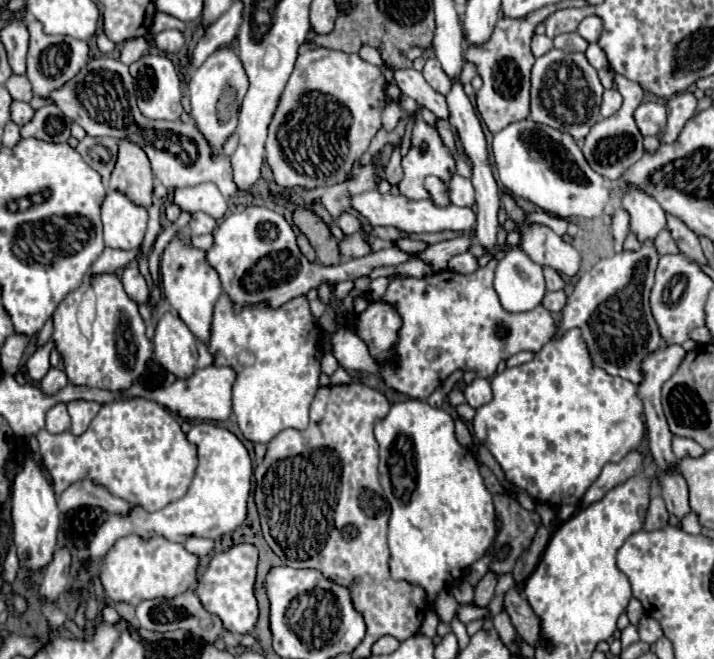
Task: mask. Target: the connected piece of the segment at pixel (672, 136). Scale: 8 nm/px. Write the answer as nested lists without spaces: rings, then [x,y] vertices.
[[[690,91],[678,93],[678,95],[674,95],[674,97],[668,99],[668,103],[666,103],[666,109],[668,109],[668,125],[666,125],[664,135],[660,137],[662,143],[674,143],[678,139],[678,135],[684,129],[686,121],[694,115],[696,103],[698,101],[696,101],[696,97]]]

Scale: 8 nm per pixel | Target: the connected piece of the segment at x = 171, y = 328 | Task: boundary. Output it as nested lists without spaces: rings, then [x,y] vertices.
[[[164,313],[156,325],[152,345],[154,357],[168,373],[176,375],[178,379],[186,379],[194,373],[198,361],[196,339],[180,317]]]

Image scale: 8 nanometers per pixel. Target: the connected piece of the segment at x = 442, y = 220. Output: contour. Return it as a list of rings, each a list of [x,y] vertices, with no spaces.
[[[372,189],[372,191],[366,191],[366,193],[360,193],[360,195],[354,195],[350,197],[350,207],[356,209],[364,219],[368,219],[368,223],[372,227],[396,227],[396,229],[402,229],[406,231],[408,235],[412,233],[434,233],[434,231],[444,231],[444,229],[452,229],[452,231],[470,231],[476,223],[476,213],[468,207],[456,207],[456,205],[448,205],[448,207],[436,207],[434,203],[430,201],[412,201],[412,199],[406,199],[404,195],[392,195],[392,193],[380,193],[378,189]]]

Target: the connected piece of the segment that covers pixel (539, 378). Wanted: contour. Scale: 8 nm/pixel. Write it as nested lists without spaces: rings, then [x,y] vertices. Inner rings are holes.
[[[574,327],[574,329],[568,329],[562,337],[550,339],[550,341],[534,355],[532,361],[522,363],[522,365],[512,367],[512,369],[504,369],[502,373],[498,373],[498,375],[492,379],[492,391],[494,391],[494,399],[492,399],[488,405],[484,405],[484,407],[480,407],[480,409],[476,411],[476,417],[474,417],[474,421],[472,421],[474,435],[476,435],[476,439],[478,439],[480,443],[484,443],[484,445],[490,449],[490,453],[494,455],[494,459],[500,463],[500,467],[502,467],[502,471],[504,471],[504,477],[506,477],[512,485],[516,485],[518,489],[526,491],[526,493],[528,493],[534,501],[538,501],[538,503],[548,503],[548,505],[554,505],[554,507],[560,507],[560,505],[576,505],[576,503],[582,499],[582,495],[586,493],[586,489],[596,481],[596,477],[600,475],[602,467],[604,467],[606,463],[618,463],[620,459],[624,459],[630,451],[634,451],[634,449],[640,445],[640,441],[642,441],[642,437],[644,437],[642,403],[640,403],[640,399],[638,399],[638,395],[636,395],[636,385],[630,383],[630,381],[626,381],[626,379],[622,381],[620,377],[612,377],[612,375],[608,375],[602,367],[596,367],[596,365],[592,363],[592,357],[590,357],[590,351],[588,351],[586,341],[584,341],[584,337],[582,337],[582,331],[576,329],[576,327]]]

